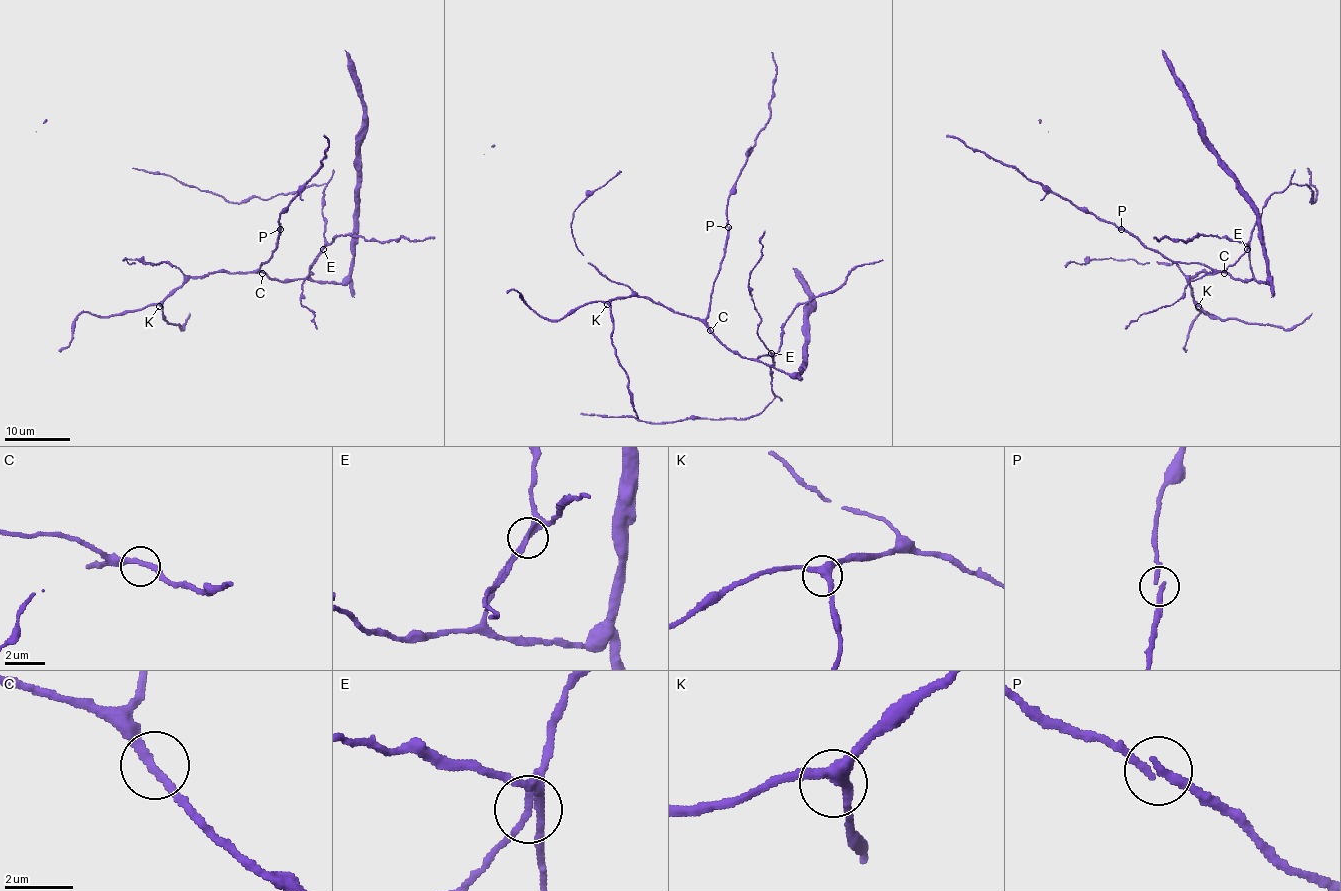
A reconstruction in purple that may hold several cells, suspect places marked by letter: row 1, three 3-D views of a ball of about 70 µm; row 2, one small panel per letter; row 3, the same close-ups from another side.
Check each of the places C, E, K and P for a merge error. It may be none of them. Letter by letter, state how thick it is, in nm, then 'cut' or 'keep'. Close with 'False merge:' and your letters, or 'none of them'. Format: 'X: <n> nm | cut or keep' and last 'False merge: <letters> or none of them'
C: 240 nm | keep
E: 240 nm | keep
K: 320 nm | keep
P: 240 nm | keep
False merge: none of them

